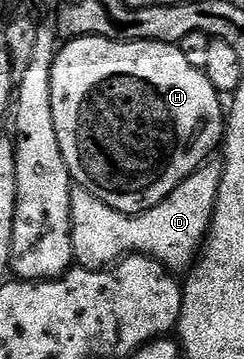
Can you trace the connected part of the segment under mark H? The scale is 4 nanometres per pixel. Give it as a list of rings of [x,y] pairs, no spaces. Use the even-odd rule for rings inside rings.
[[[83,35],[80,39],[68,39],[58,48],[53,65],[53,125],[57,125],[57,141],[61,141],[61,153],[65,157],[65,165],[69,169],[72,180],[82,190],[93,193],[105,205],[126,215],[137,215],[156,207],[181,181],[185,181],[198,167],[212,158],[211,155],[220,150],[225,138],[225,103],[217,89],[209,81],[209,77],[201,69],[193,69],[185,53],[173,43],[118,43],[101,37]]]

